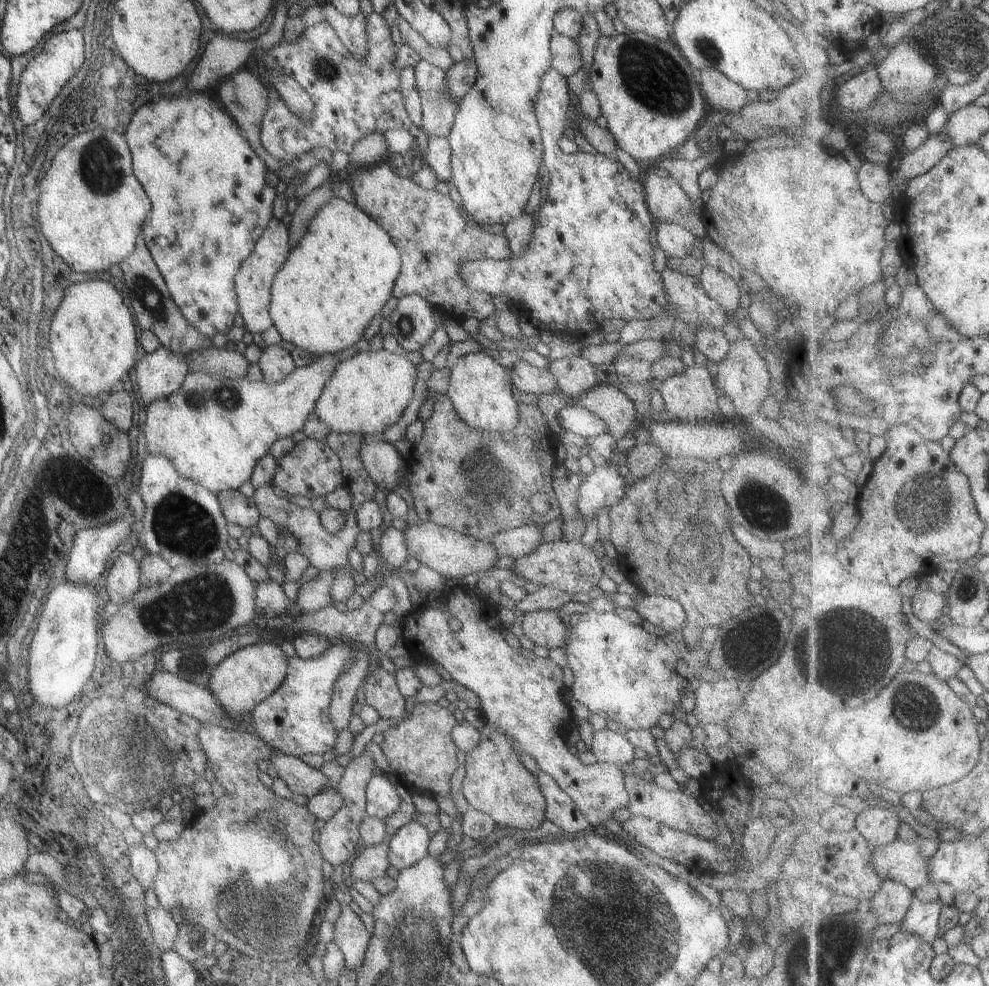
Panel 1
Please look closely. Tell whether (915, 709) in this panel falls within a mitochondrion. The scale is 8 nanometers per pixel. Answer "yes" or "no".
yes

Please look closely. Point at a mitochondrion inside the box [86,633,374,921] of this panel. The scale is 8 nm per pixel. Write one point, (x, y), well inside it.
(139, 743)

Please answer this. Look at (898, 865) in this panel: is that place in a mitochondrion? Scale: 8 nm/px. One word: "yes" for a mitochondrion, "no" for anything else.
no

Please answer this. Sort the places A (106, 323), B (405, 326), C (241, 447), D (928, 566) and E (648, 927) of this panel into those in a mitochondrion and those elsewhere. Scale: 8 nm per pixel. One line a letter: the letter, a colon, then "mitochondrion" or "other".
A: other
B: mitochondrion
C: other
D: other
E: mitochondrion

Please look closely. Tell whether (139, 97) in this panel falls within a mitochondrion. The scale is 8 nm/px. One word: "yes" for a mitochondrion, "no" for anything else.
no

